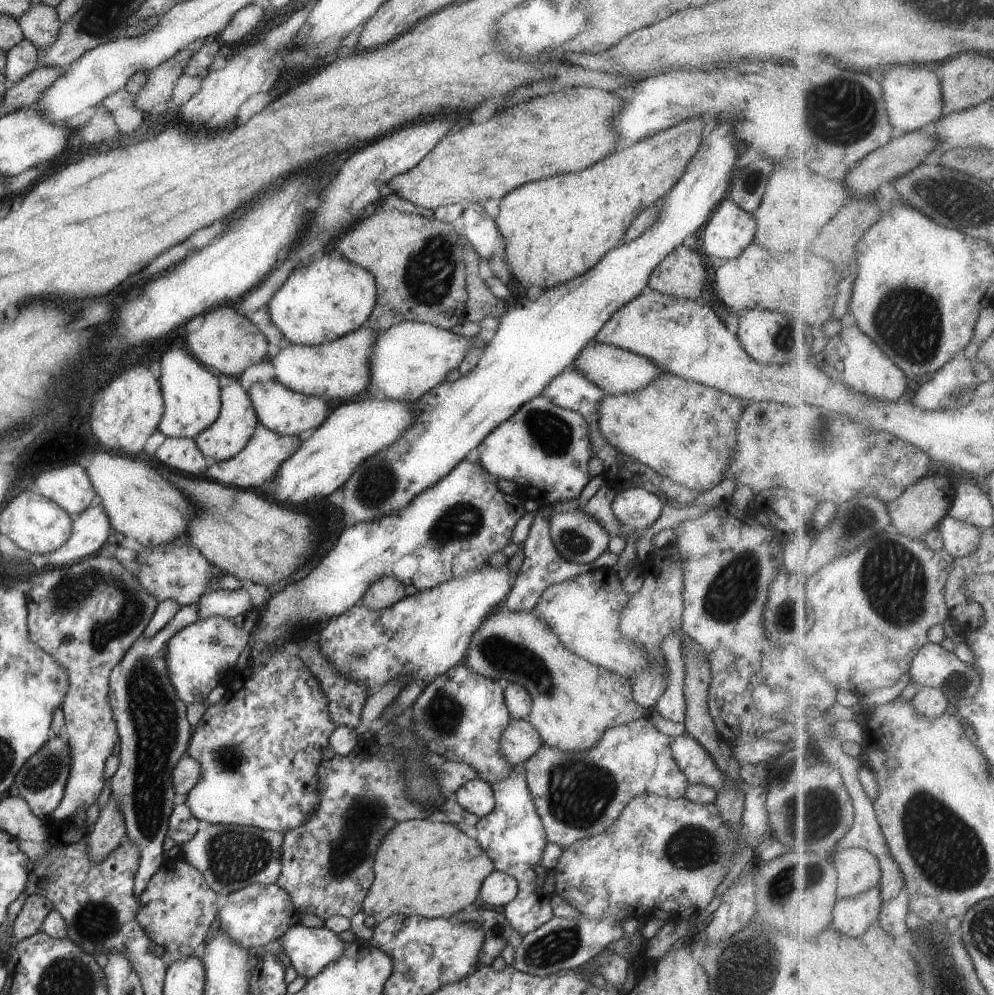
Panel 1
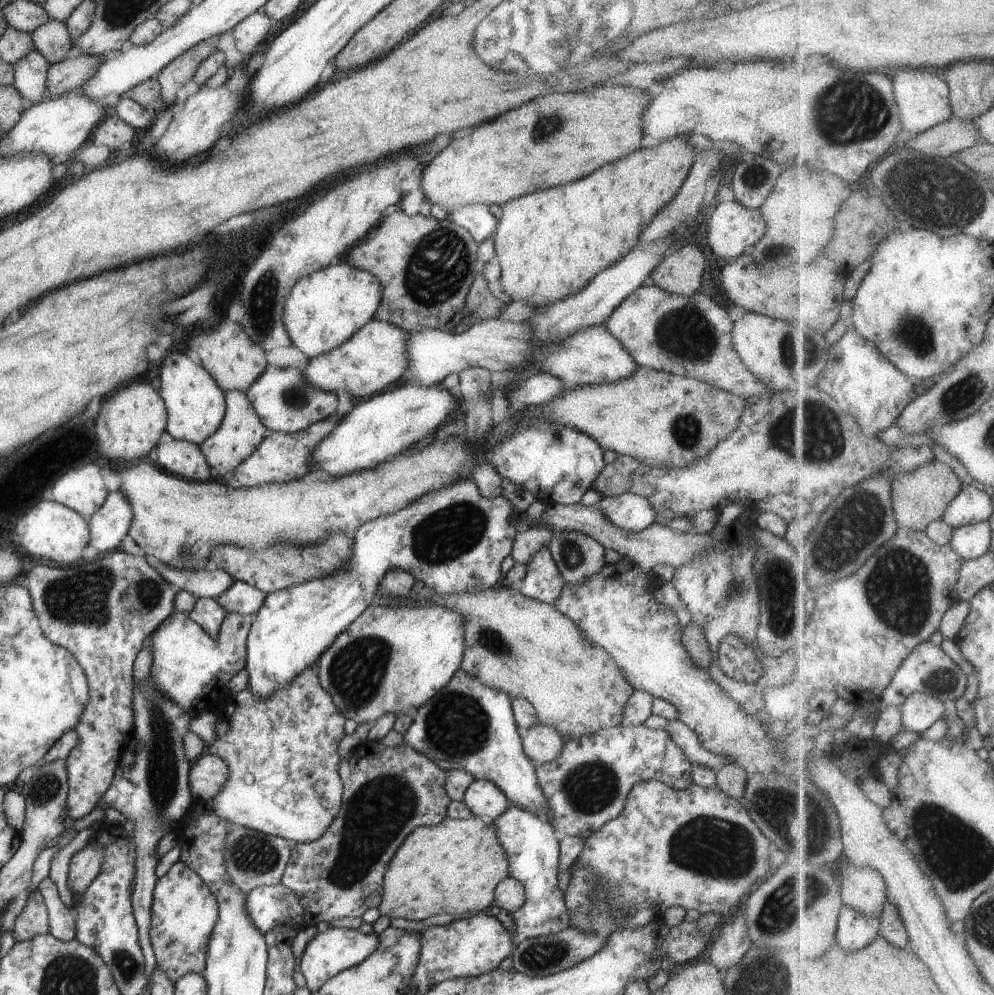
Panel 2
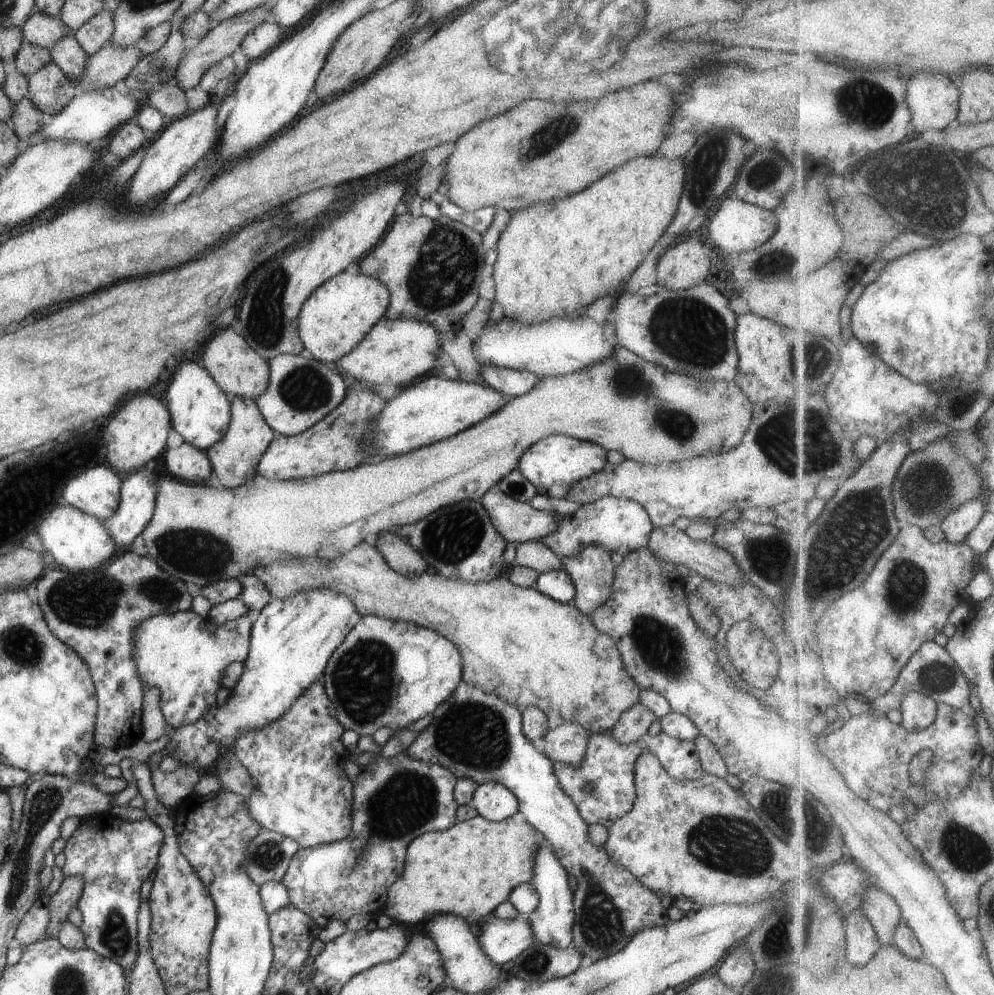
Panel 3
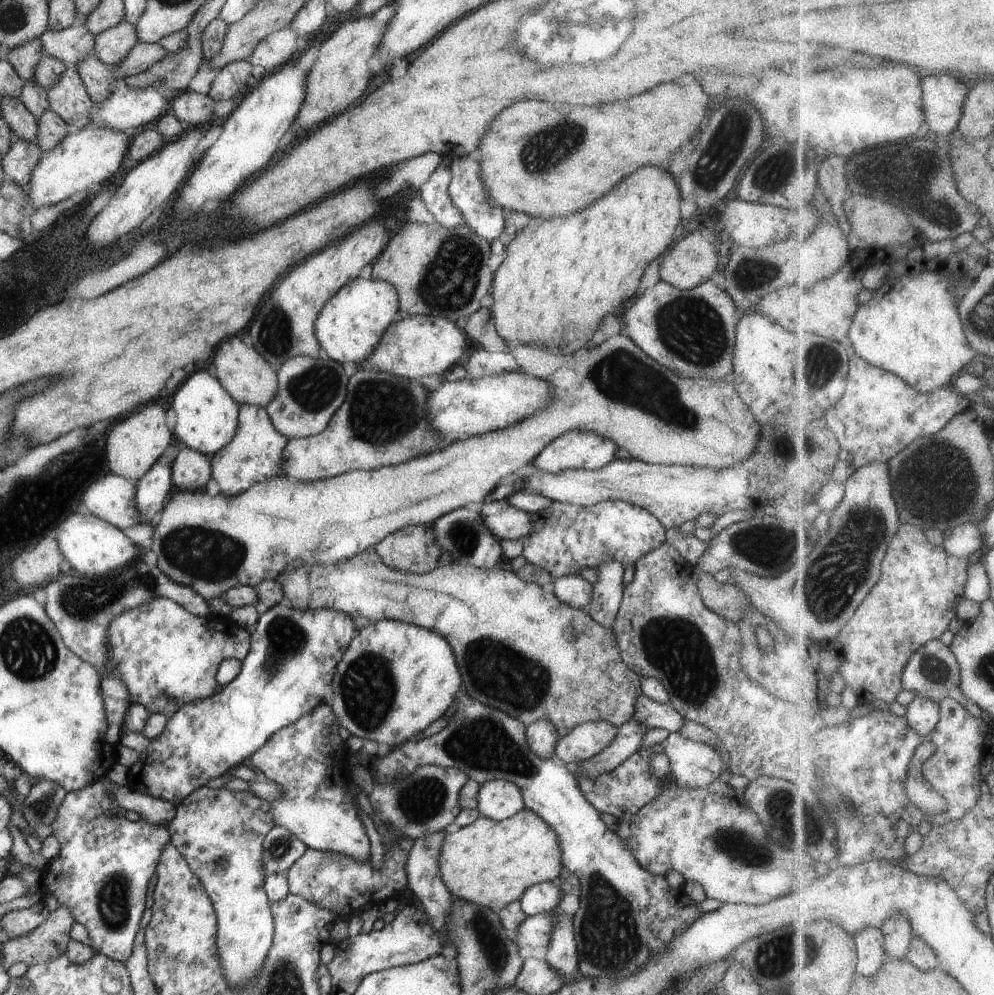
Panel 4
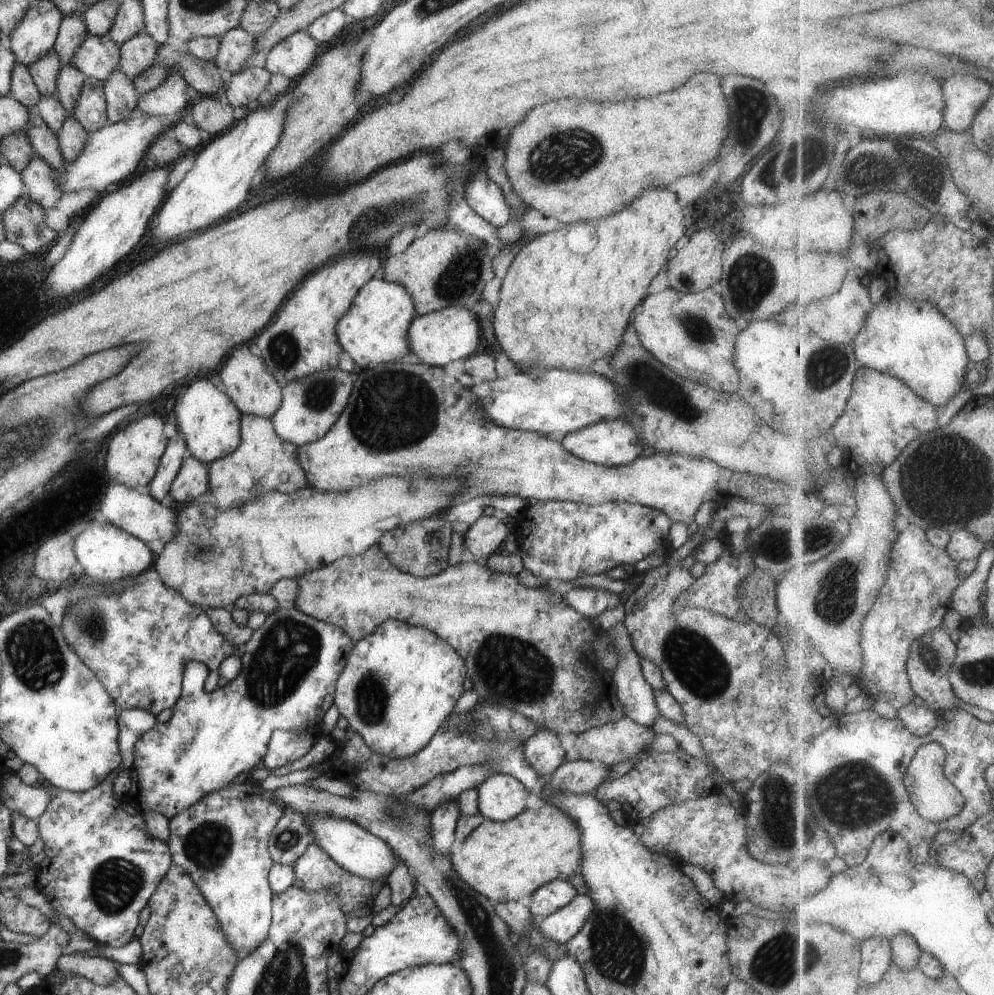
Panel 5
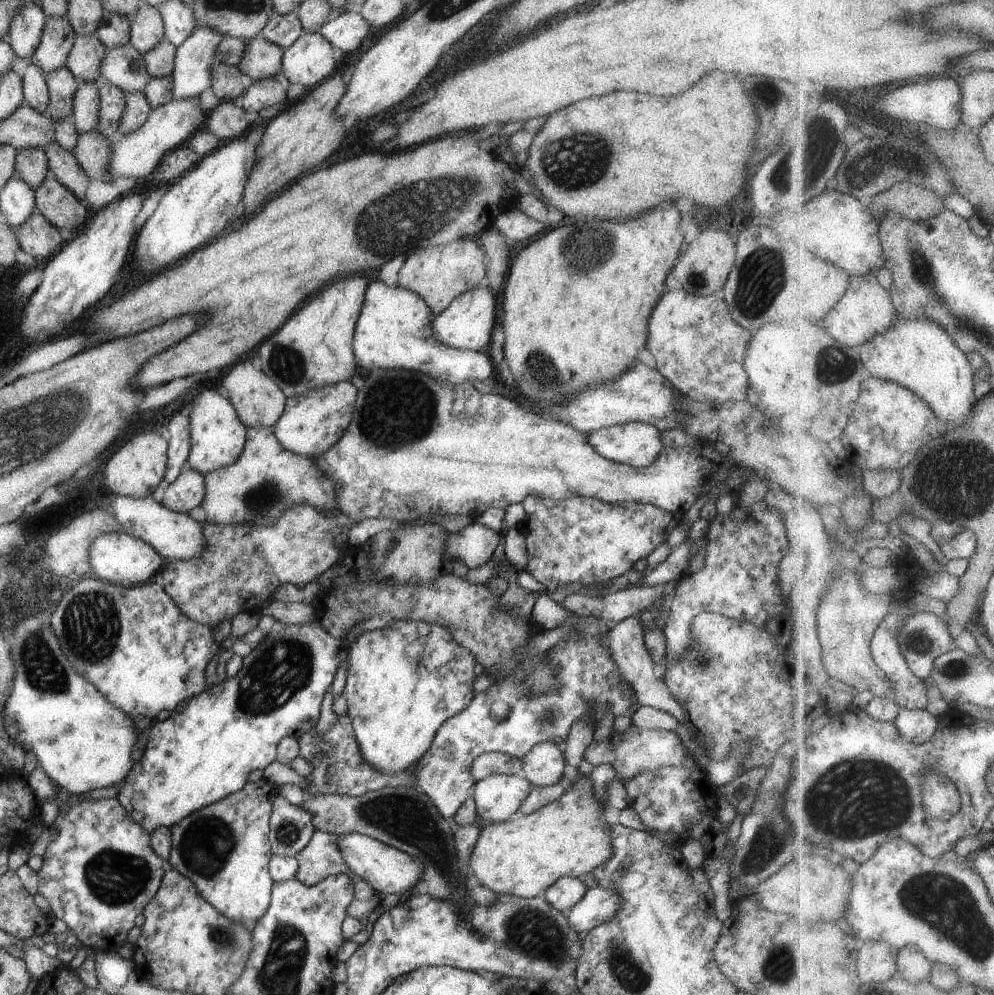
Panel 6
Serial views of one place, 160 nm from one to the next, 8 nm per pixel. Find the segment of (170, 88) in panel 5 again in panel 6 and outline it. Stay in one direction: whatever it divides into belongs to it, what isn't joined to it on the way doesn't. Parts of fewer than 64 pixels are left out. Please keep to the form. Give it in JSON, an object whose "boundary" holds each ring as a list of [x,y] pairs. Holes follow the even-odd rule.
{"boundary":[[[199,26],[176,49],[172,98],[194,98],[212,86],[212,67],[222,38],[211,26]]]}

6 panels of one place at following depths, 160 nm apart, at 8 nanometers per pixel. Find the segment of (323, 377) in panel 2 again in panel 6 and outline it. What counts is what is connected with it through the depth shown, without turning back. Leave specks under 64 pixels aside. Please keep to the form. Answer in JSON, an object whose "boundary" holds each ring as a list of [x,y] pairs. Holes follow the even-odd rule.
{"boundary":[[[484,283],[472,287],[470,290],[458,295],[446,310],[443,310],[439,315],[432,319],[432,328],[435,337],[445,345],[457,349],[466,349],[469,351],[487,351],[492,338],[492,331],[496,322],[496,296],[498,292],[491,289],[490,284]]]}

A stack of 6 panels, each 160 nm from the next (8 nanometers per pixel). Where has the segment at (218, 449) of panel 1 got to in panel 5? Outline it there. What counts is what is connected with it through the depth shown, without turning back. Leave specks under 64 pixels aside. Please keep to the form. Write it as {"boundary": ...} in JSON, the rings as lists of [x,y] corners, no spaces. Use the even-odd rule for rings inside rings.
{"boundary":[[[241,415],[241,441],[238,448],[228,456],[216,459],[207,466],[209,471],[209,488],[216,499],[214,506],[220,510],[239,509],[244,503],[251,501],[266,491],[294,492],[310,486],[304,469],[297,457],[297,446],[282,440],[274,430],[271,420],[254,415]]]}

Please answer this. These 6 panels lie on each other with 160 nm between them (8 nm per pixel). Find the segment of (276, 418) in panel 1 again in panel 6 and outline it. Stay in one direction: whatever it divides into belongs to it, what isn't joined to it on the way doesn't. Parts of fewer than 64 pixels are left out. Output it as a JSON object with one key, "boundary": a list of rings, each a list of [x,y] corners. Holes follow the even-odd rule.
{"boundary":[[[350,381],[323,386],[303,397],[289,398],[285,402],[284,412],[274,426],[275,437],[287,451],[311,459],[319,457],[348,430],[356,399],[357,388]]]}

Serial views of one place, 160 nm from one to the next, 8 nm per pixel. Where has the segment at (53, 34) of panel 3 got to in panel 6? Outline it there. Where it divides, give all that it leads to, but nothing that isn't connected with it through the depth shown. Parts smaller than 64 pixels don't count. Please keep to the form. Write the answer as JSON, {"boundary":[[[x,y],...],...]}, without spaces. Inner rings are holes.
{"boundary":[[[128,44],[107,50],[101,62],[101,76],[125,93],[142,93],[152,78],[143,54]]]}

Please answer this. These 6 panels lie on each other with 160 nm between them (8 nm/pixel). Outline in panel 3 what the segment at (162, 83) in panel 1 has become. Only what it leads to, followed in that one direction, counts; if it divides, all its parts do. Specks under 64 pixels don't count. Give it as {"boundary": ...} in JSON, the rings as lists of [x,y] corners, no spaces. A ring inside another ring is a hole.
{"boundary":[[[260,5],[245,13],[240,13],[218,22],[203,40],[198,43],[194,50],[184,53],[178,68],[175,70],[173,83],[184,90],[194,88],[194,86],[199,84],[206,71],[218,64],[223,58],[230,57],[234,50],[241,48],[242,41],[246,38],[246,35],[264,23],[264,18],[266,18],[267,14],[270,14],[270,10],[266,9],[264,5]]]}

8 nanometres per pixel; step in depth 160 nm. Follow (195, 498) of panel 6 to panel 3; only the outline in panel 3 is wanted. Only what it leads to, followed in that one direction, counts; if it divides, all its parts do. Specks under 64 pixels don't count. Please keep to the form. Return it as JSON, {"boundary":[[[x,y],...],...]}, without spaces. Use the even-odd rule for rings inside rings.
{"boundary":[[[185,442],[175,449],[168,446],[162,457],[166,472],[172,477],[192,484],[209,483],[212,469],[206,451]]]}

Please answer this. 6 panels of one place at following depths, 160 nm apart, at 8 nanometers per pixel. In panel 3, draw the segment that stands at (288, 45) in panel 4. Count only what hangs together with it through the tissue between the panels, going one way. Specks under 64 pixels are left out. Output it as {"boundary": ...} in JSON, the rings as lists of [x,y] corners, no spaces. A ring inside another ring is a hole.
{"boundary":[[[264,22],[246,35],[240,49],[250,62],[257,61],[269,55],[281,43],[282,32],[284,30],[276,23]]]}

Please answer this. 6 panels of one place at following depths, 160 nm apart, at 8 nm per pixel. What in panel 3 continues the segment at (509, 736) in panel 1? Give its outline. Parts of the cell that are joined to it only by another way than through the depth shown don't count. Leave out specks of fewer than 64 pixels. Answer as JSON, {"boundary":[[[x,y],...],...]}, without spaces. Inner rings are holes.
{"boundary":[[[564,723],[548,729],[542,752],[555,763],[578,766],[584,760],[588,739],[592,733],[578,723]]]}

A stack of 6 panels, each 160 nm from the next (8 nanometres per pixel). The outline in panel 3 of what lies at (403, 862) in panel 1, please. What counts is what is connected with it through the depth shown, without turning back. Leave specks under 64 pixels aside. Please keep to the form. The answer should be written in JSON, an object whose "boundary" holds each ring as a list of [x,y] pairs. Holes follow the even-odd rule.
{"boundary":[[[480,815],[445,831],[428,831],[408,845],[403,873],[388,889],[385,914],[393,922],[412,926],[438,913],[455,914],[472,923],[481,922],[486,914],[492,914],[497,906],[509,900],[513,888],[531,882],[534,859],[542,840],[543,836],[527,822],[517,823],[512,818],[489,821]]]}

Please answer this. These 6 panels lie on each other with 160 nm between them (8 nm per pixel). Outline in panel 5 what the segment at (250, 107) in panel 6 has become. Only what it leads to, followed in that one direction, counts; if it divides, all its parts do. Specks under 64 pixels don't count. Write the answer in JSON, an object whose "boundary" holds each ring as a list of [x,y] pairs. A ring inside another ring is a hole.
{"boundary":[[[244,67],[224,85],[220,97],[233,108],[244,108],[256,100],[270,82],[271,72],[264,67]]]}

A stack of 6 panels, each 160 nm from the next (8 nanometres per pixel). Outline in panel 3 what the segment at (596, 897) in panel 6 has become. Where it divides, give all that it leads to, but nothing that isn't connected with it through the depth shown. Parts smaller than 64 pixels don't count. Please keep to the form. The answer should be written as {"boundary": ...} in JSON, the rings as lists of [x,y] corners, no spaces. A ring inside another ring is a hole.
{"boundary":[[[524,916],[518,919],[498,919],[492,924],[479,922],[480,936],[477,937],[483,951],[502,966],[508,960],[517,959],[535,940],[531,922]]]}

